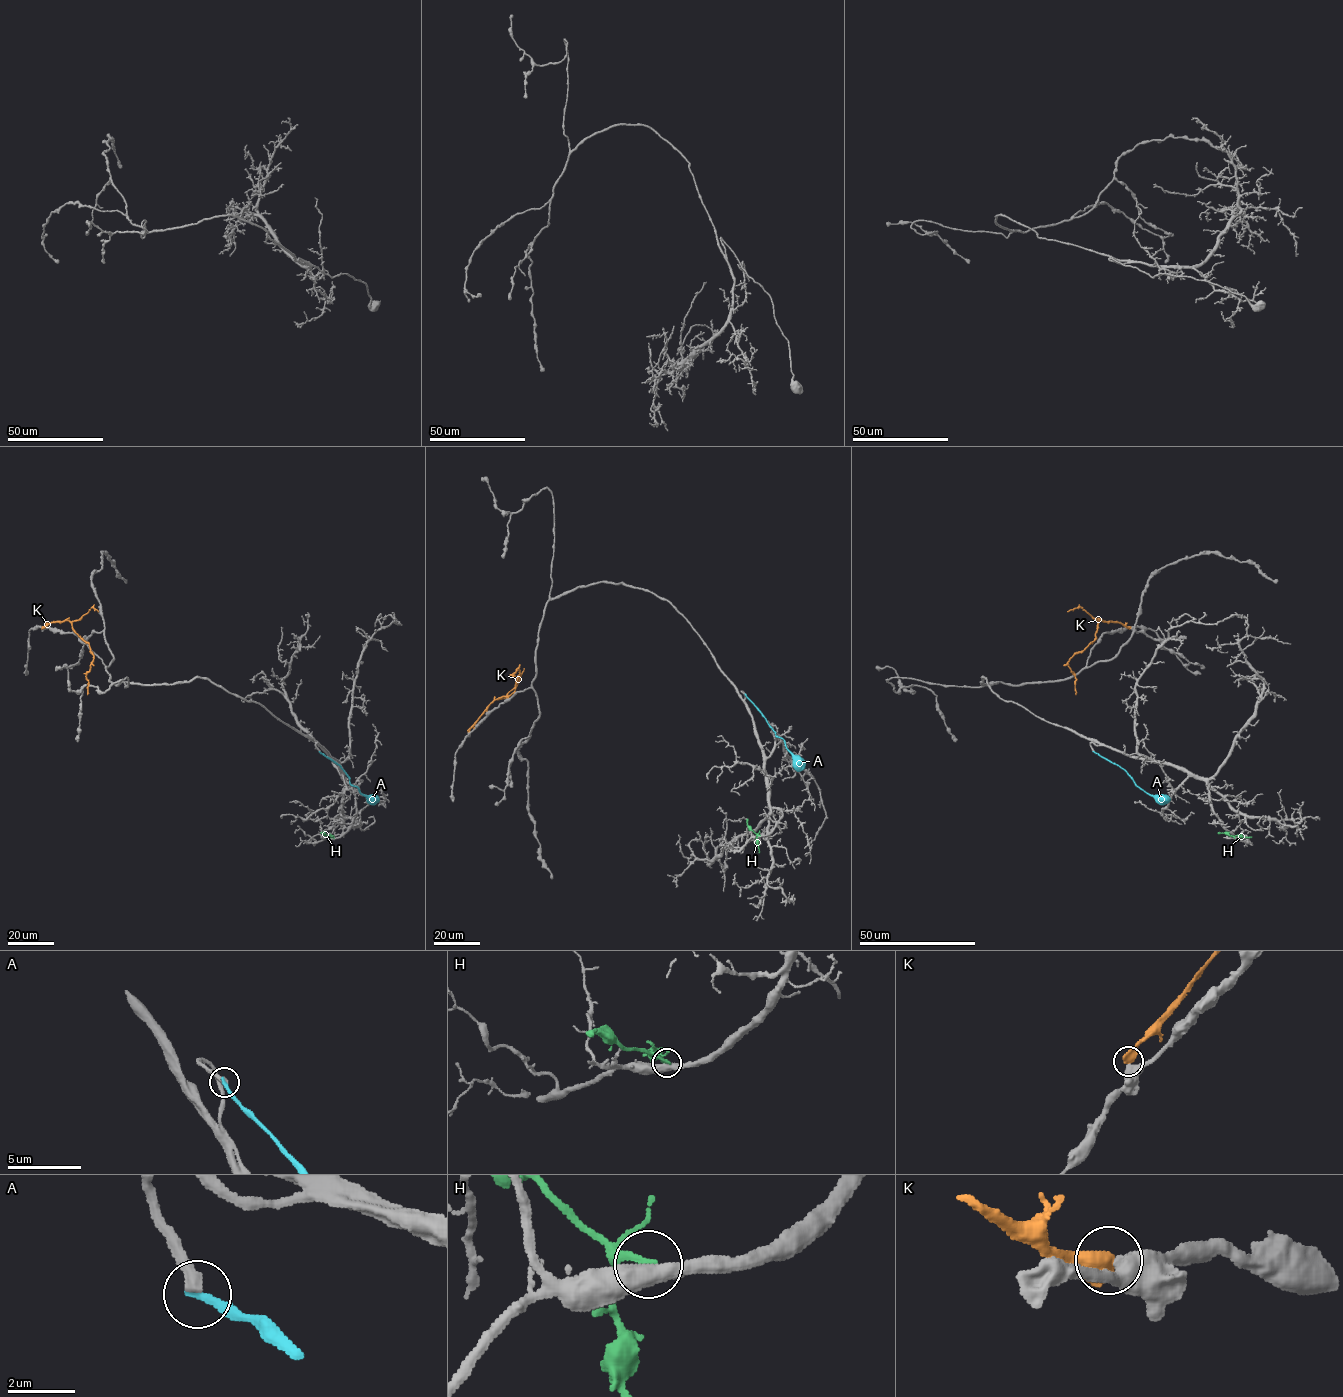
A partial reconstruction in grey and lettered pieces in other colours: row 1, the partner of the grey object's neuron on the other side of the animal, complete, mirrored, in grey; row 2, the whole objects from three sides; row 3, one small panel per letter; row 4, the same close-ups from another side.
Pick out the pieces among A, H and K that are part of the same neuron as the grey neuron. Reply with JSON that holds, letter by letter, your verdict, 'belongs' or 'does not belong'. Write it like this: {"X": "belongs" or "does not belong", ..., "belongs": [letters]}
{"A": "does not belong", "H": "does not belong", "K": "does not belong", "belongs": []}

